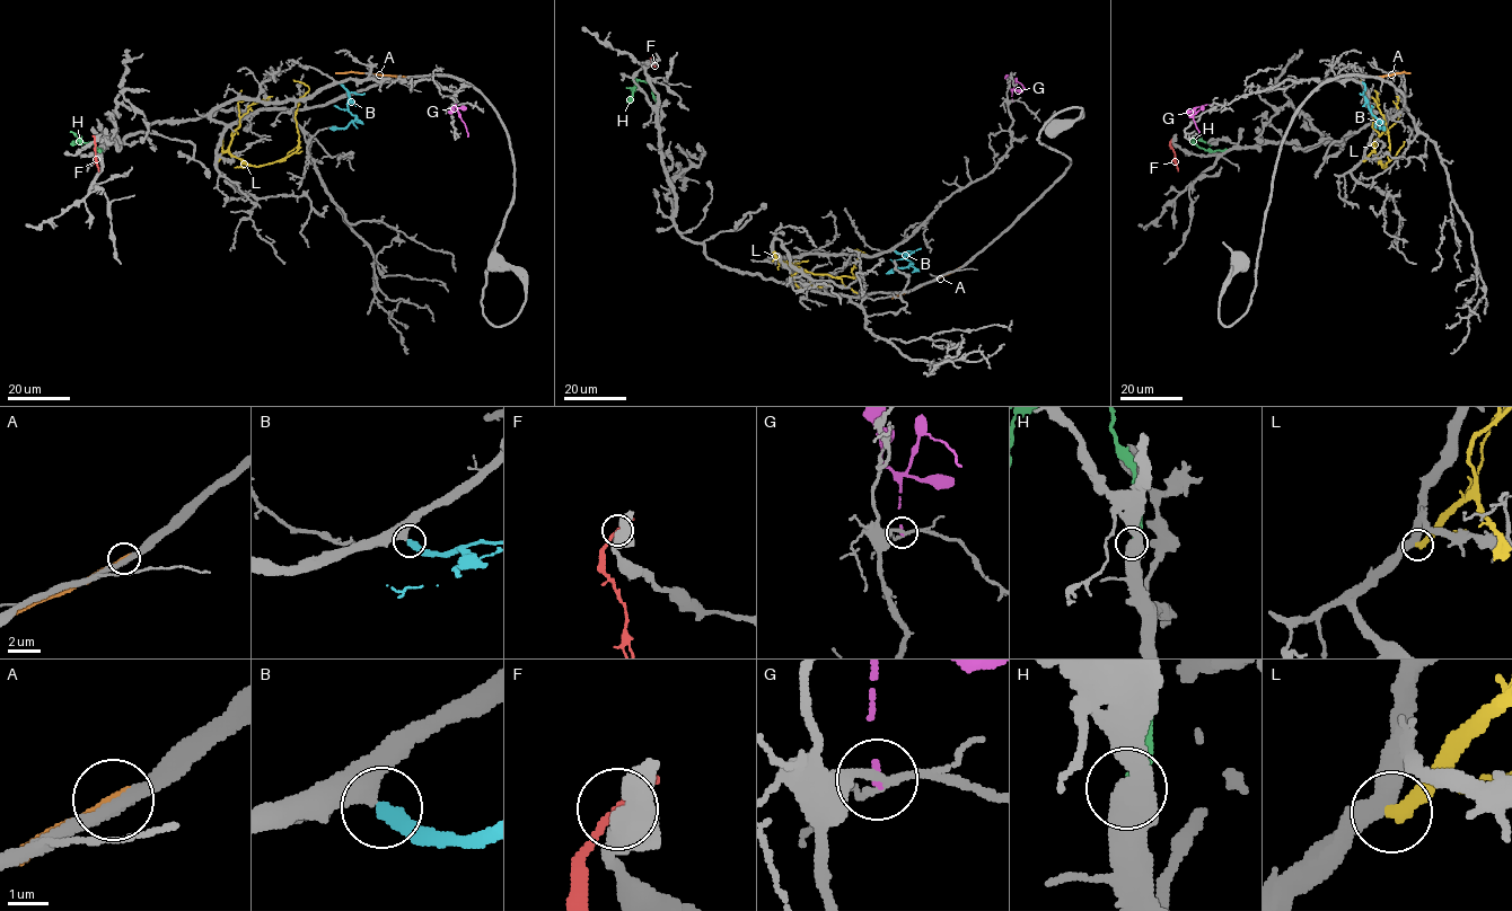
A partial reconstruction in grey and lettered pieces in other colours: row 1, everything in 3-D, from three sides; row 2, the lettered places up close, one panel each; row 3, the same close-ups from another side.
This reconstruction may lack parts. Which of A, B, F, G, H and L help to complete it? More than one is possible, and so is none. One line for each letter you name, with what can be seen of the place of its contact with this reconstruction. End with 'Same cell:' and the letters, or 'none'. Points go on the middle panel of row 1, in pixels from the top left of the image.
B: Touches grey at (895, 250)
Same cell: B

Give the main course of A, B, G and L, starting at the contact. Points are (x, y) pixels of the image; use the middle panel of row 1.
A: (960, 267), (891, 299)
B: (894, 250), (904, 253), (912, 263), (886, 273)
G: (1012, 100), (1016, 82), (1023, 88)
L: (773, 251), (789, 265), (815, 274), (855, 277), (851, 272), (854, 264), (866, 254), (850, 248)

